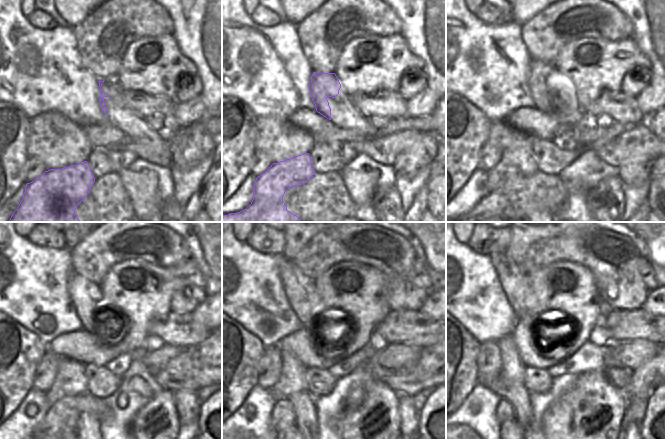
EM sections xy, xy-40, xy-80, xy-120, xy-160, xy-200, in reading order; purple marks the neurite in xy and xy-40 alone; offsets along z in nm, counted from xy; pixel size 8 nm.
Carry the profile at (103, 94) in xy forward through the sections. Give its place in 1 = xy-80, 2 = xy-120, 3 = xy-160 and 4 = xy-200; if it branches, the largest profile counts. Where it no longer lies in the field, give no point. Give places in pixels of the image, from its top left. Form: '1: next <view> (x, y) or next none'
1: next xy-80 (545, 82)
2: next xy-120 (86, 297)
3: next xy-160 (300, 290)
4: next xy-200 (513, 278)

